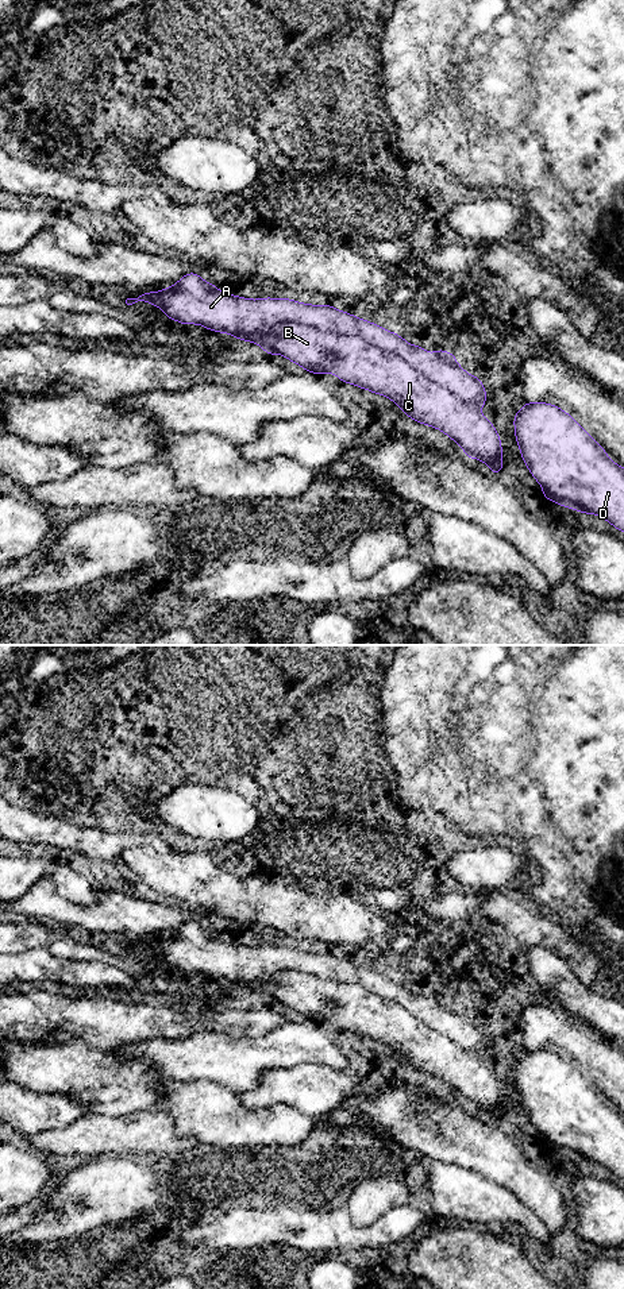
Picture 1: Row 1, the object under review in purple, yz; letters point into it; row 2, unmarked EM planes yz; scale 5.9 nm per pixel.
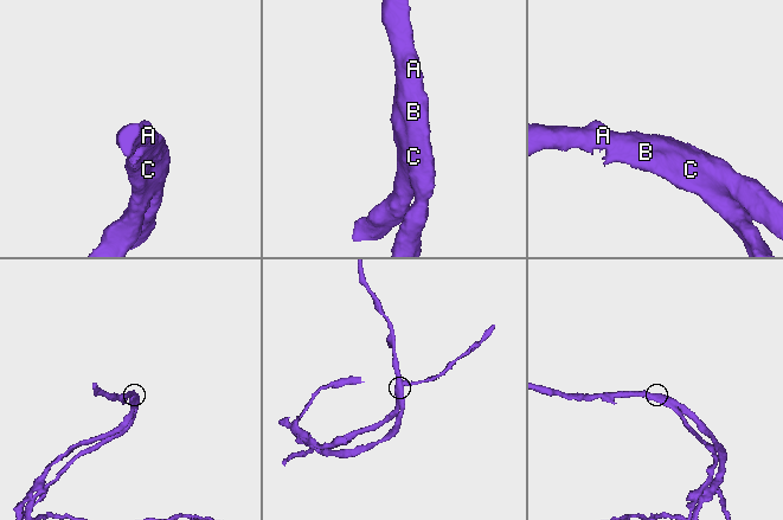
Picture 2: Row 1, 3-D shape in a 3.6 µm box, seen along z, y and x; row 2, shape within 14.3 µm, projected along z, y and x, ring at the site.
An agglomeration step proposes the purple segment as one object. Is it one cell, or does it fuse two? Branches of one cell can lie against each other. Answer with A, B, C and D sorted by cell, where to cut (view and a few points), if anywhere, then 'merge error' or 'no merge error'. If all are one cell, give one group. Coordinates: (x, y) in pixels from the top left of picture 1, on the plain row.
A D / B C; cut in yz along (357, 983), (396, 1000), (427, 1025), (478, 1056); merge error

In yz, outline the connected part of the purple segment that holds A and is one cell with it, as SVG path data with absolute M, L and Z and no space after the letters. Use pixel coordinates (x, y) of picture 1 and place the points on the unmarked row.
M196 921L185 922L176 933L161 939L145 939L134 949L127 942L122 953L134 956L142 949L161 954L169 968L174 966L184 973L201 972L207 977L230 983L270 980L278 972L297 970L327 981L358 984L397 1002L427 1026L450 1037L467 1053L482 1055L488 1047L482 1029L467 1022L457 1011L454 1002L438 997L428 1003L424 995L412 993L400 983L328 952L308 953L269 945L247 948L220 939Z

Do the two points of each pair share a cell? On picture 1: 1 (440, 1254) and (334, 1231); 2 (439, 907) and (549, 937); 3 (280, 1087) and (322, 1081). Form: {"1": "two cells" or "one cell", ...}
{"1": "two cells", "2": "one cell", "3": "one cell"}

